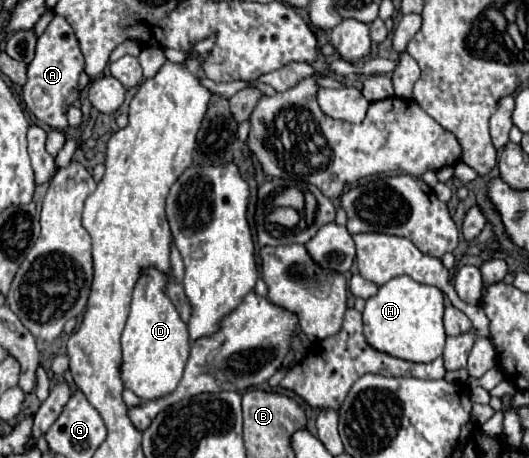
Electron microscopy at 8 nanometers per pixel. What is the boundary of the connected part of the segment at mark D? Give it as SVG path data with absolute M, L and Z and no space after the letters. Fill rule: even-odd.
M153 268L139 278L133 290L131 314L121 336L123 346L121 376L125 388L133 390L143 402L151 402L171 394L177 388L189 358L187 324L179 318L175 306L165 296L165 284L167 276Z

